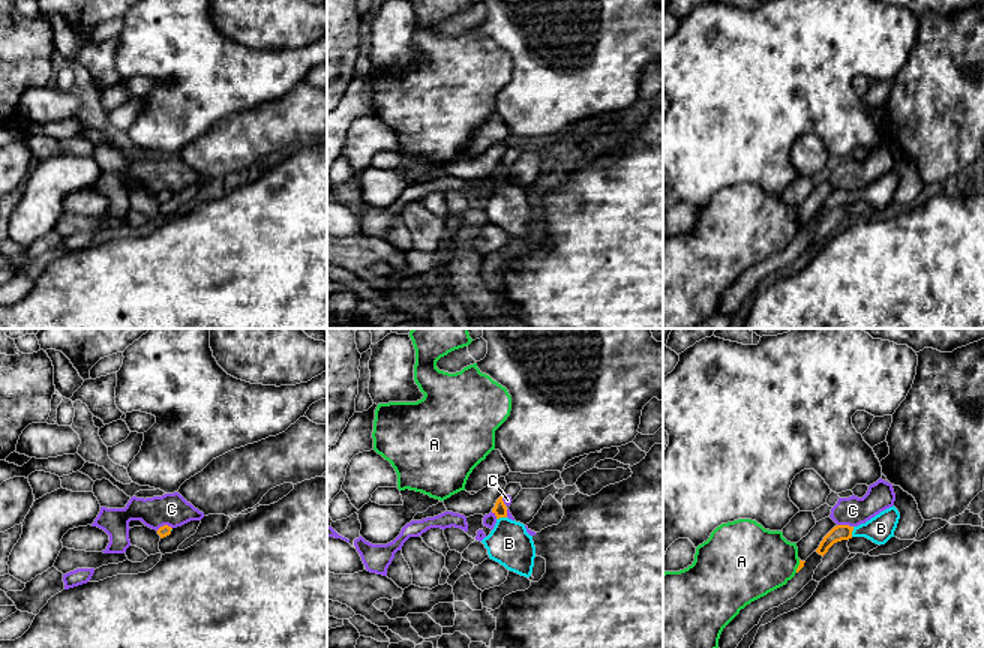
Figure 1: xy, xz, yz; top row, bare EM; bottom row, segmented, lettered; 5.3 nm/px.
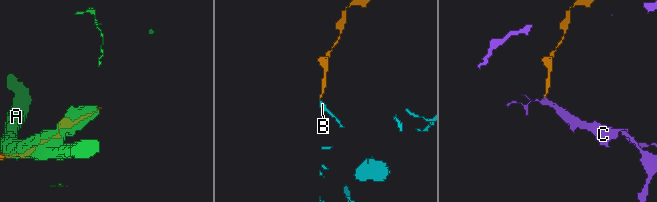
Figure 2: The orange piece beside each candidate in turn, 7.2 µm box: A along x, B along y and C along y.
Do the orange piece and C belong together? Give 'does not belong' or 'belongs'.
does not belong

